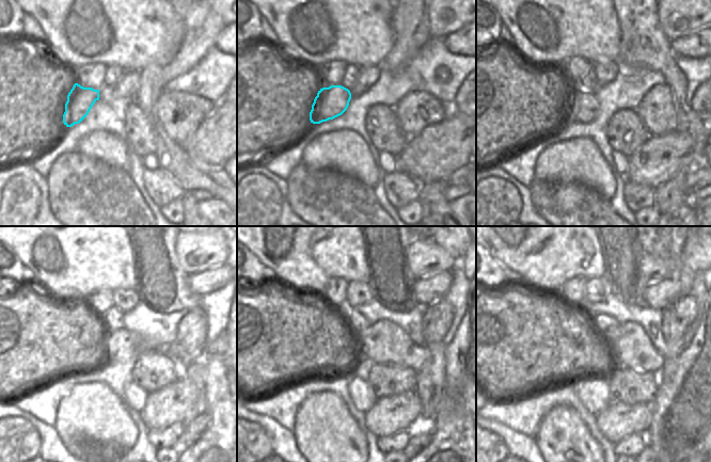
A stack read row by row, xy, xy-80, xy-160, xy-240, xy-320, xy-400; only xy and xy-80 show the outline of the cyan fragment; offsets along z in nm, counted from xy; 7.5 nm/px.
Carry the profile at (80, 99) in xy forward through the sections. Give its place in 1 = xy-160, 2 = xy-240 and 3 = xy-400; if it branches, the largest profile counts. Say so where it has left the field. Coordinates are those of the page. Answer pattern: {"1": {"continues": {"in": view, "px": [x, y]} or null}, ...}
{"1": {"continues": {"in": "xy-160", "px": [582, 106]}}, "2": {"continues": {"in": "xy-240", "px": [122, 345]}}, "3": {"continues": {"in": "xy-400", "px": [631, 348]}}}

